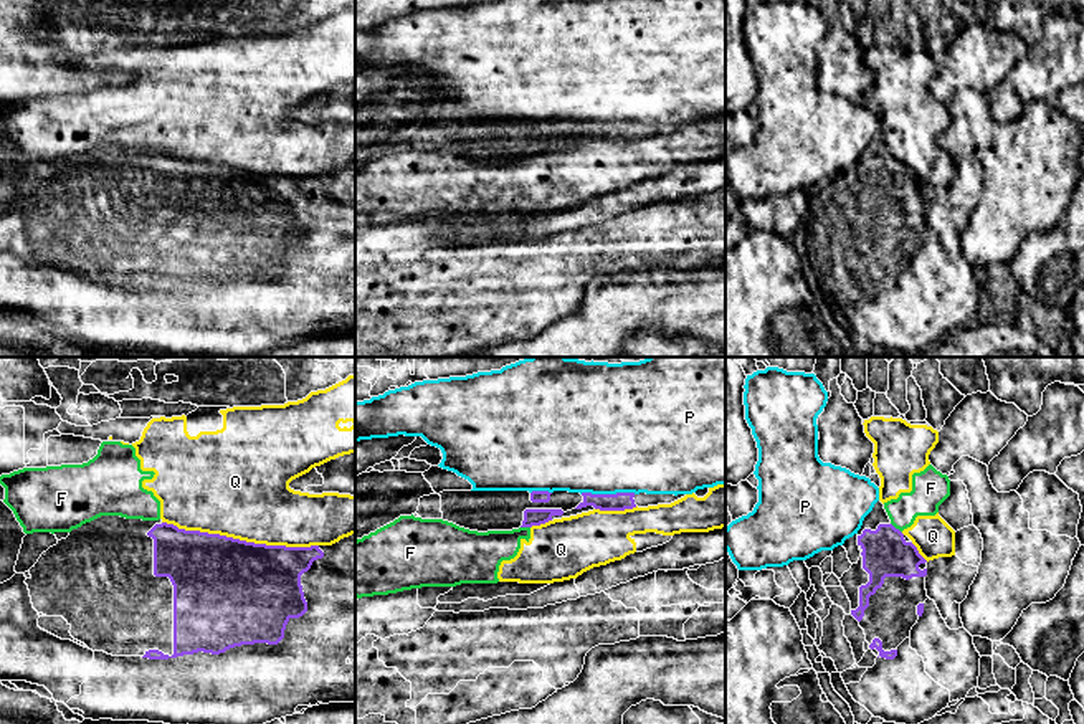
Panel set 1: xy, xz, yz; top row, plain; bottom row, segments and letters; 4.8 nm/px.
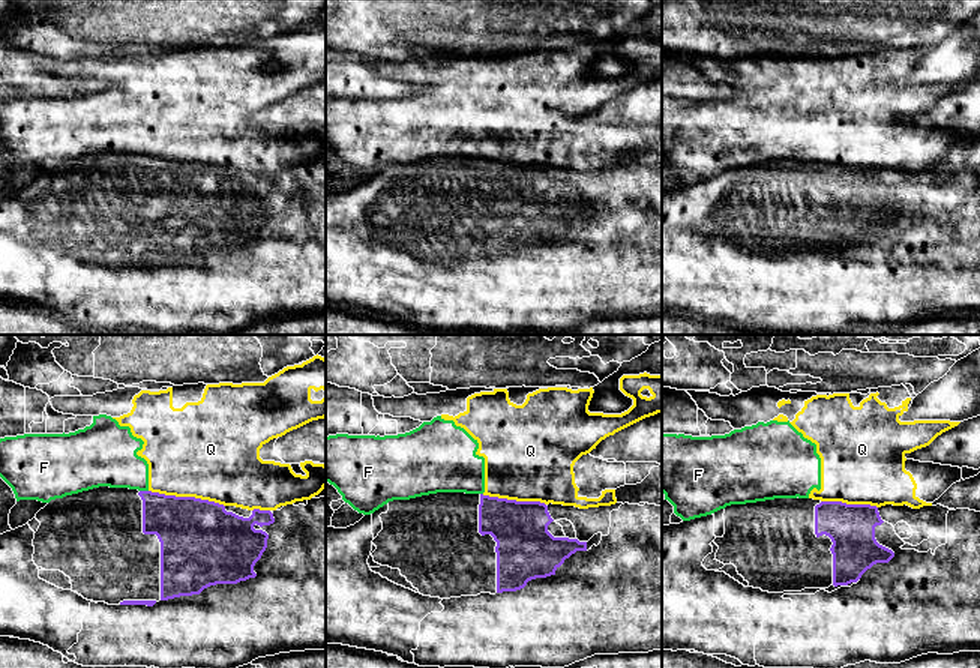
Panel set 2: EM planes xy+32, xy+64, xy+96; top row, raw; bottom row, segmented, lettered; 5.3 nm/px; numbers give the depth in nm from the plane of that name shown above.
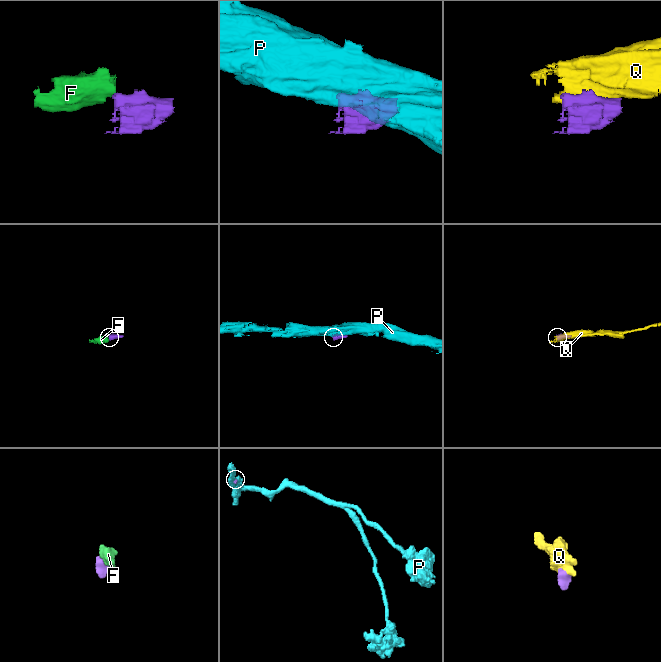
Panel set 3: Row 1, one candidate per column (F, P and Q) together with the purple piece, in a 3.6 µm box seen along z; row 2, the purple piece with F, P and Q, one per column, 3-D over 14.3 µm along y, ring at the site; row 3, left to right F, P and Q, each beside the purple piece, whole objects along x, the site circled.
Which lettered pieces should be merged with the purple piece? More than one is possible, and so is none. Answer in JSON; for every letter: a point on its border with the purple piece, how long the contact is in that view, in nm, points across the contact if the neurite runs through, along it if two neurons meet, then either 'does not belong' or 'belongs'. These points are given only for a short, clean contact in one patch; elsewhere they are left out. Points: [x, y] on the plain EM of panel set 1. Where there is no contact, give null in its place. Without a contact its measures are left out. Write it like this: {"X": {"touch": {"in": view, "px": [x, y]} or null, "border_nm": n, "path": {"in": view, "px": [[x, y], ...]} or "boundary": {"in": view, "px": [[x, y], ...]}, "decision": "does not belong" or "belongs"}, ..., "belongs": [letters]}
{"F": {"touch": {"in": "yz", "px": [894, 157]}, "border_nm": 80, "boundary": {"in": "yz", "px": [[891, 152], [901, 162]]}, "decision": "does not belong"}, "P": {"touch": {"in": "xz", "px": [608, 124]}, "border_nm": 280, "decision": "does not belong"}, "Q": {"touch": {"in": "xy", "px": [238, 169]}, "border_nm": 750, "decision": "does not belong"}, "belongs": []}

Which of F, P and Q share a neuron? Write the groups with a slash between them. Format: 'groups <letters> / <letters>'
groups F Q / P

